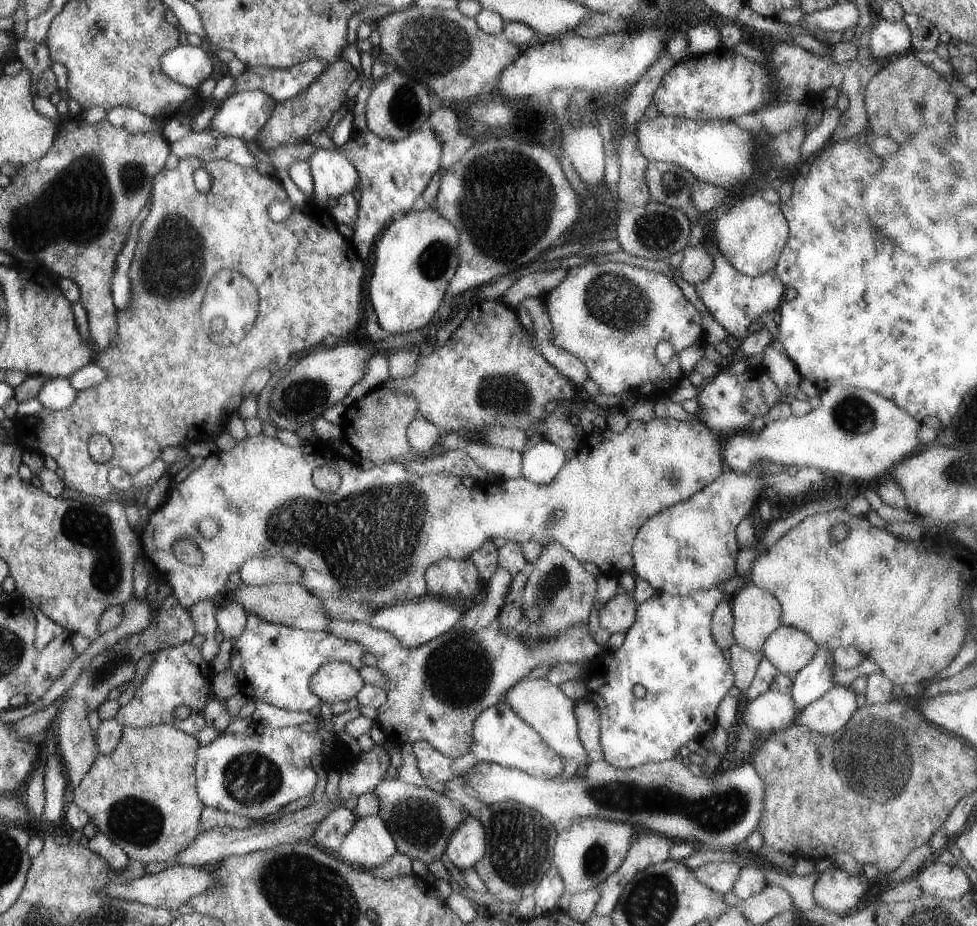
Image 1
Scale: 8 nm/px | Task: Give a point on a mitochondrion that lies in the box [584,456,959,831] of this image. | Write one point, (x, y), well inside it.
(879, 751)

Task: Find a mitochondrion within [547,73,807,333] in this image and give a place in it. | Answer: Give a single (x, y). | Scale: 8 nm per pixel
(658, 230)

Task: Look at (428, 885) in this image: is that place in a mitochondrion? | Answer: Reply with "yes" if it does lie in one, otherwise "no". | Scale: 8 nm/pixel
no

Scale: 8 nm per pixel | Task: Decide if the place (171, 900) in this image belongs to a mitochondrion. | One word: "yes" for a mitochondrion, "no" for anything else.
no

